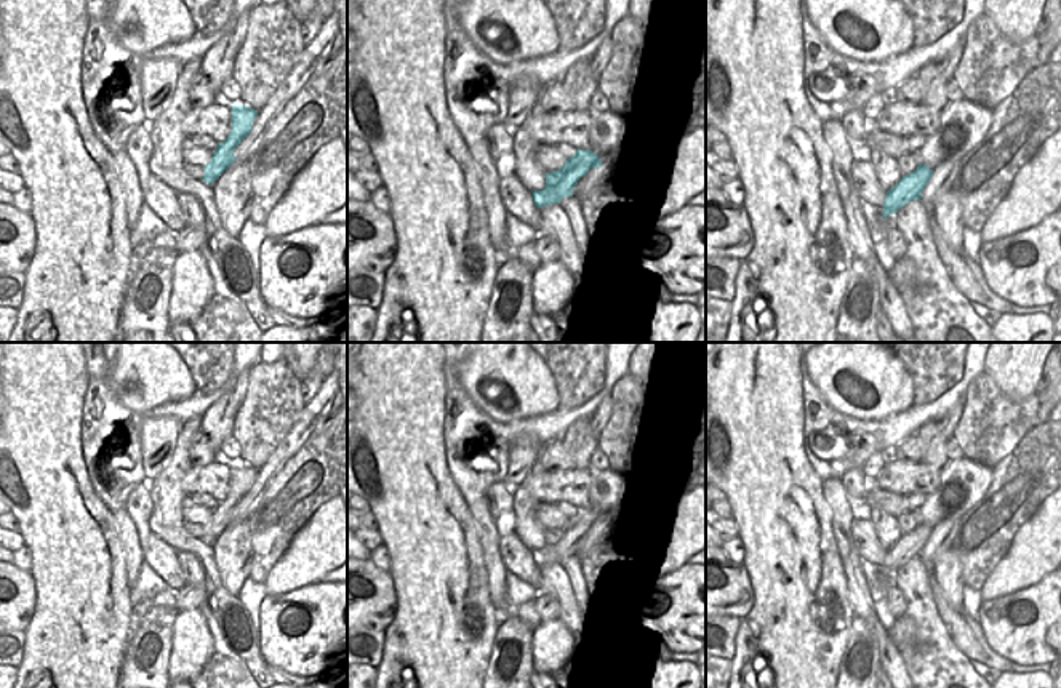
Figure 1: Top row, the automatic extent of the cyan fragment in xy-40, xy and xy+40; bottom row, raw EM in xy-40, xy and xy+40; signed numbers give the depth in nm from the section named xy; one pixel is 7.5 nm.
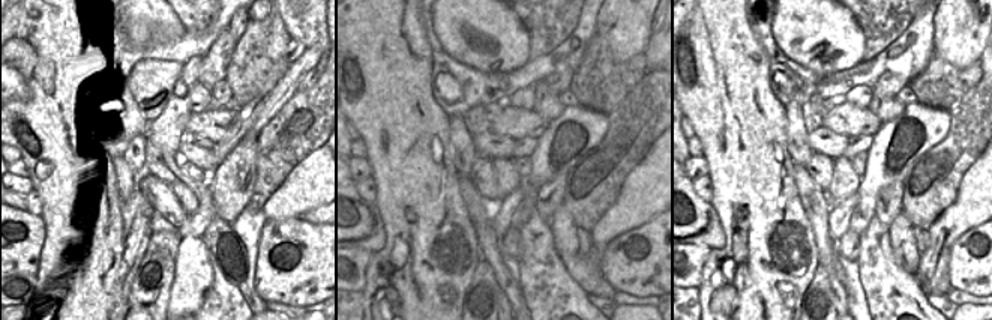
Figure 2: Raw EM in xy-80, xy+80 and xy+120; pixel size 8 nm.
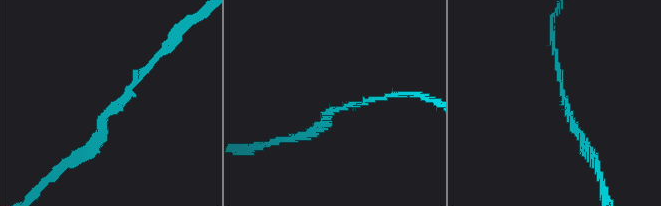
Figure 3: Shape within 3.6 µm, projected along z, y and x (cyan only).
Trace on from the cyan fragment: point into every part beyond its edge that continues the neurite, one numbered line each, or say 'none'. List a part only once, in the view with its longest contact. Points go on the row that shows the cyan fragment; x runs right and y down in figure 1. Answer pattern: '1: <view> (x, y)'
none

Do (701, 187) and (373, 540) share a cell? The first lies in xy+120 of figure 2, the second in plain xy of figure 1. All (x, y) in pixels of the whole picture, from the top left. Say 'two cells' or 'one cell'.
two cells

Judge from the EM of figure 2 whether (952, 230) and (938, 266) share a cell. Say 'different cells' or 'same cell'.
same cell

